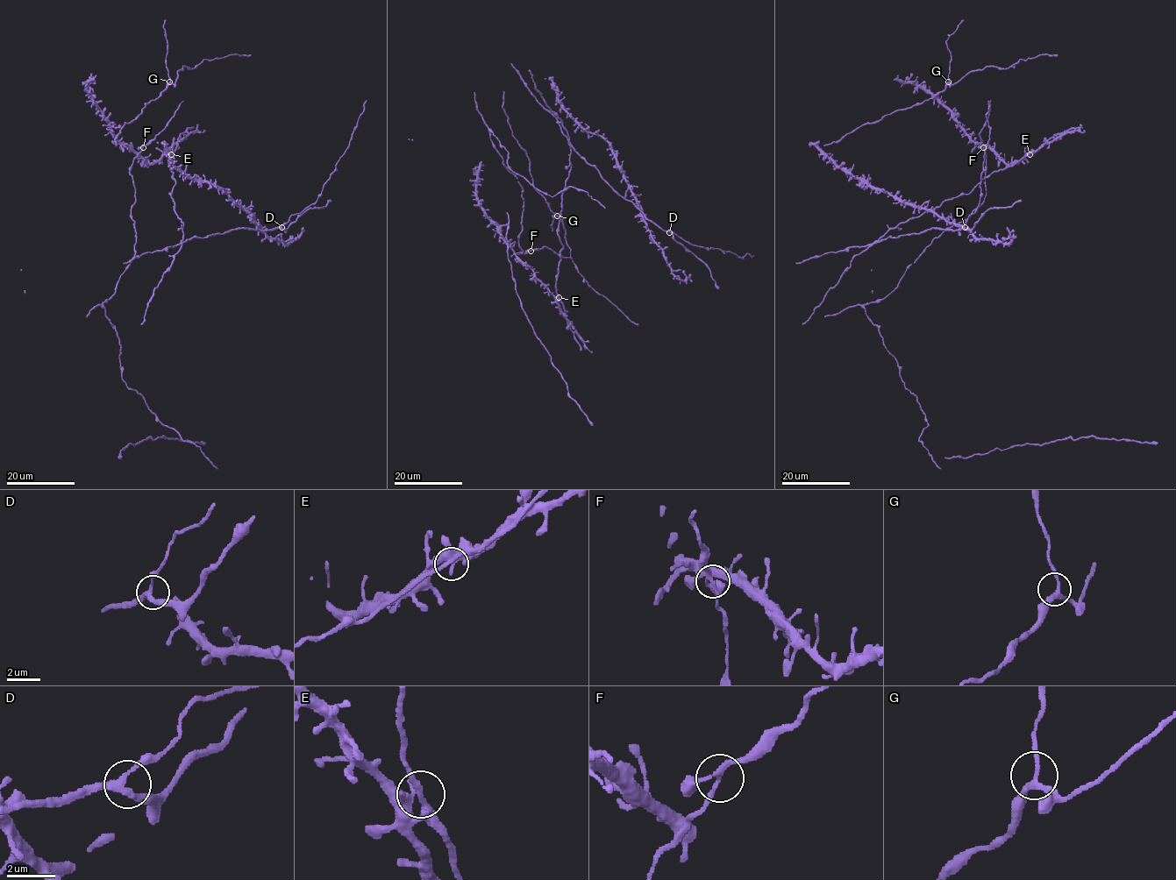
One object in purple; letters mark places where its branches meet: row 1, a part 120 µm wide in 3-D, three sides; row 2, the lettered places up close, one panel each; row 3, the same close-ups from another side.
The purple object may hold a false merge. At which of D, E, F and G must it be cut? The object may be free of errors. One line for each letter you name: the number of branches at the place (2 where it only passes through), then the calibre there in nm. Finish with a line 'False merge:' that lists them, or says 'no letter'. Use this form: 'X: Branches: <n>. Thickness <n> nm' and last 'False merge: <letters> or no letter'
False merge: no letter

